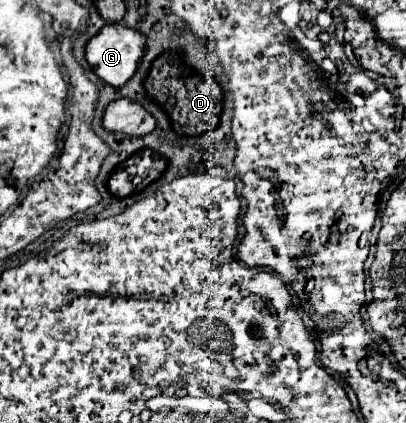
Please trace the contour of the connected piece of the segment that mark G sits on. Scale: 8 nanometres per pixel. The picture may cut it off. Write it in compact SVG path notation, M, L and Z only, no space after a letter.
M107 23L97 35L93 35L85 45L85 59L91 69L99 75L99 79L109 87L123 87L135 73L139 59L143 57L143 35L139 31L131 31L123 27L123 23Z

